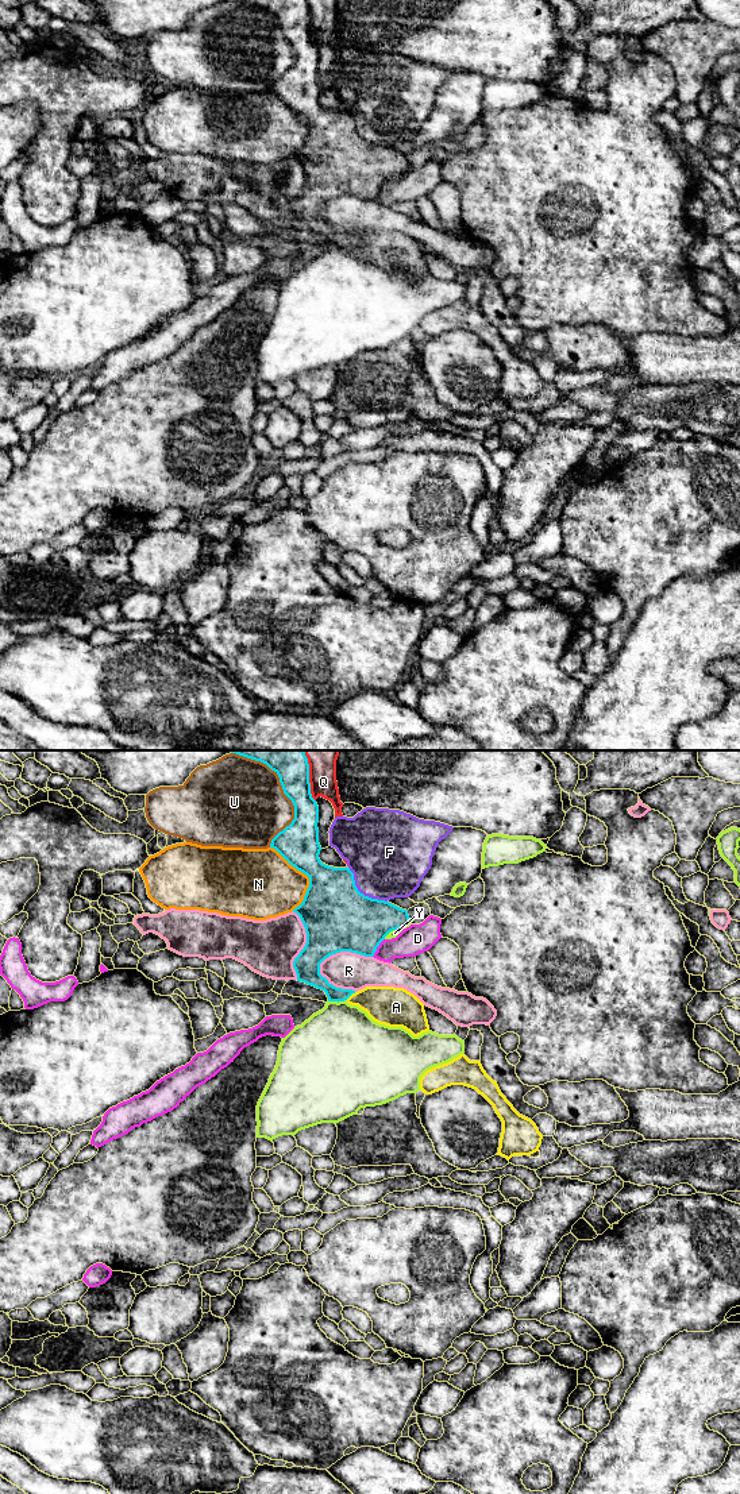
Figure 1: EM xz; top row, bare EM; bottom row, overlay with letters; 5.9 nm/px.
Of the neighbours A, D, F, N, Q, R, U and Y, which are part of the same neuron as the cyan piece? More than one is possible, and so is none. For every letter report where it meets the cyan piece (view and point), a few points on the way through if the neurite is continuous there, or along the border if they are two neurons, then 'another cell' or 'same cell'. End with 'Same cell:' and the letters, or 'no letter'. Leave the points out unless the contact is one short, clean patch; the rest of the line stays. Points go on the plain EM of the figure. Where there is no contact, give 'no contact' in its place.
A: meets cyan in xz at (350, 239); runs through xz (312, 222), (334, 238), (350, 239), (389, 250); same cell
D: meets cyan in xz at (377, 190); another cell
F: meets cyan in xz at (359, 136); another cell
N: meets cyan in xz at (305, 118); another cell
Q: meets cyan in xz at (308, 23); another cell
R: meets cyan in xz at (340, 195); another cell
U: meets cyan in xz at (284, 37); another cell
Y: meets cyan in xz at (396, 173); another cell
Same cell: A

